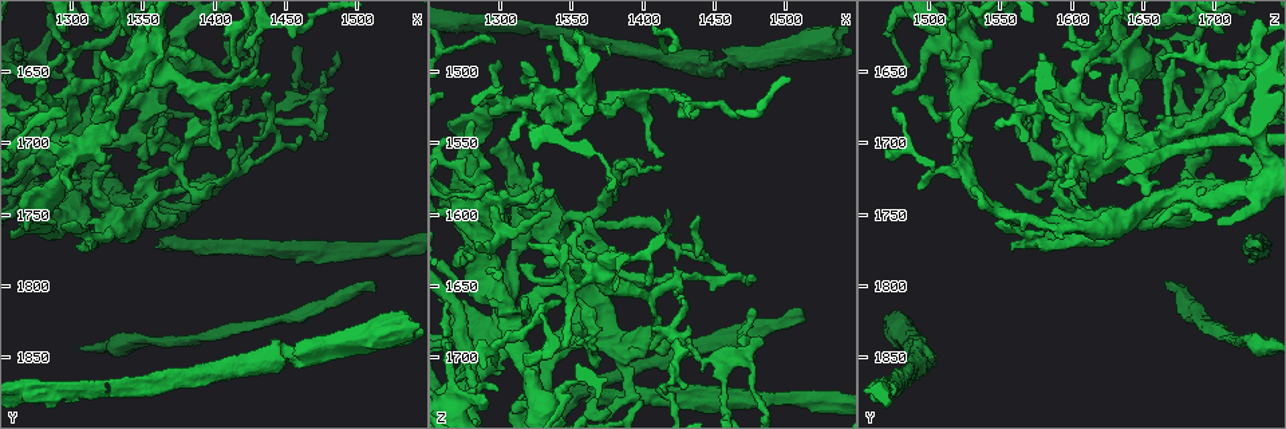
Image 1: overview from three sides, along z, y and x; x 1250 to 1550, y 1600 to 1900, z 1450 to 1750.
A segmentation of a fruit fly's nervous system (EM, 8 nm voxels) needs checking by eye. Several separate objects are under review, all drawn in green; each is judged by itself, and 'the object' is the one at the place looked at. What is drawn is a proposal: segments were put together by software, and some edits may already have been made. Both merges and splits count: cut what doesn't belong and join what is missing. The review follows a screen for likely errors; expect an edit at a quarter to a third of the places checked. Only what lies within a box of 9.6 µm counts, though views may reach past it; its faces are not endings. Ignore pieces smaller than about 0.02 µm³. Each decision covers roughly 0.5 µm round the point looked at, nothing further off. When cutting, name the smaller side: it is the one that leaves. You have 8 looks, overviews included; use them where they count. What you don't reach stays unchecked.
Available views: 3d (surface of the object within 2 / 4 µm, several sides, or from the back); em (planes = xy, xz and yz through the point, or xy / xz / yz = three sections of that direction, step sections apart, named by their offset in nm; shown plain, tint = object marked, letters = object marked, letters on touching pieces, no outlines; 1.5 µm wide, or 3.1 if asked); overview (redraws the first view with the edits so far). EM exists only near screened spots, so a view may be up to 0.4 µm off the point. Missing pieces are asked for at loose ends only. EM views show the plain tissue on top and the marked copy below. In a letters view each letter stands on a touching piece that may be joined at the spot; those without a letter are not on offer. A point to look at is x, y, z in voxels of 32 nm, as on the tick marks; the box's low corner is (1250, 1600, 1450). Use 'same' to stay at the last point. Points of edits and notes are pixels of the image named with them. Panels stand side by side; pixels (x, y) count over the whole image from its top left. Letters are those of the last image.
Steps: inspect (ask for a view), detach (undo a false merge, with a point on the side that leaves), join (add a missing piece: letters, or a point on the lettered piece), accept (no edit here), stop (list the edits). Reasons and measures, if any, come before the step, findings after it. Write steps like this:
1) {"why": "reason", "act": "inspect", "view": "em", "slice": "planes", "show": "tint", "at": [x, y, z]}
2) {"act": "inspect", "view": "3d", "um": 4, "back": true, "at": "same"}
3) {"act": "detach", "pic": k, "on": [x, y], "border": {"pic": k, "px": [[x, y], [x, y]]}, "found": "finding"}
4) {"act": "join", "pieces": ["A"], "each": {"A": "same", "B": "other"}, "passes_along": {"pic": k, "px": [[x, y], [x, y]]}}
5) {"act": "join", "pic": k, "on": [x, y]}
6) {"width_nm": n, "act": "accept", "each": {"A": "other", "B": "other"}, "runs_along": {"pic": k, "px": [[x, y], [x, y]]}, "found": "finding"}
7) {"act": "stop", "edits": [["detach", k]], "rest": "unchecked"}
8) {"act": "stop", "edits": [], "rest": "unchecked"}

{"why": "abrupt turn", "act": "inspect", "view": "3d", "um": 4, "at": [1360, 1738, 1602]}

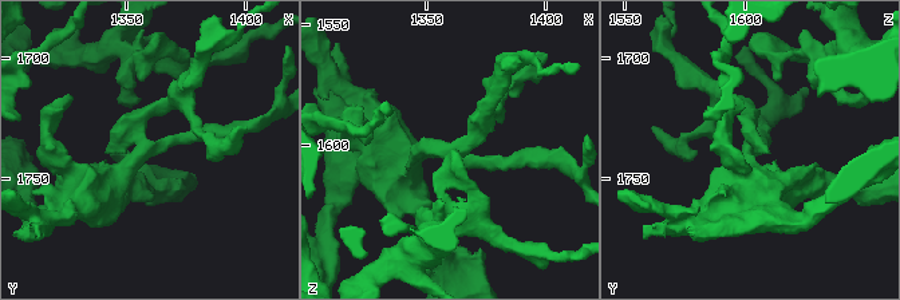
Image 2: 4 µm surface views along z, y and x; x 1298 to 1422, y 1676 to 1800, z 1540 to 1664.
{"act": "inspect", "view": "em", "slice": "planes", "show": "letters", "at": [1359, 1737, 1603]}

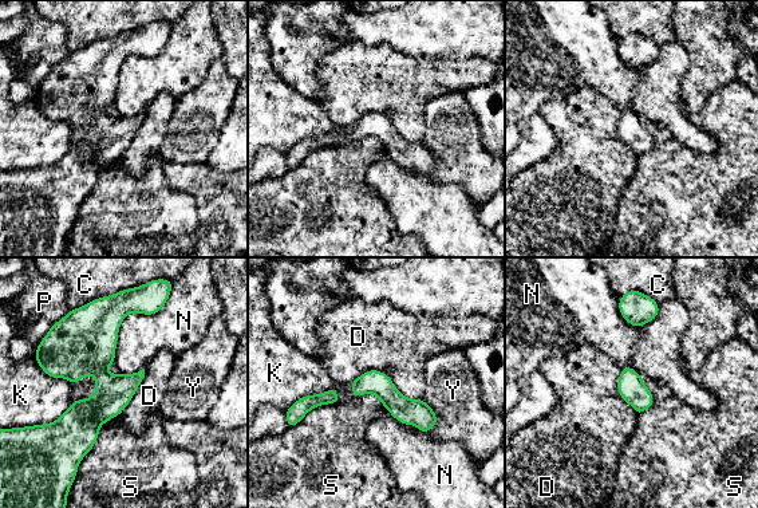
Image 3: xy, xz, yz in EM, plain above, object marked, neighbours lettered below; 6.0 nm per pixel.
{"act": "accept", "each": {"C": "other", "D": "other", "K": "other", "N": "other", "P": "other", "S": "other", "Y": "other"}, "runs_along": {"pic": 3, "px": [[113, 306], [78, 455]]}, "found": "all the same neuron"}

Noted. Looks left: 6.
{"act": "inspect", "view": "em", "slice": "planes", "show": "letters", "at": [1408, 1646, 1696]}

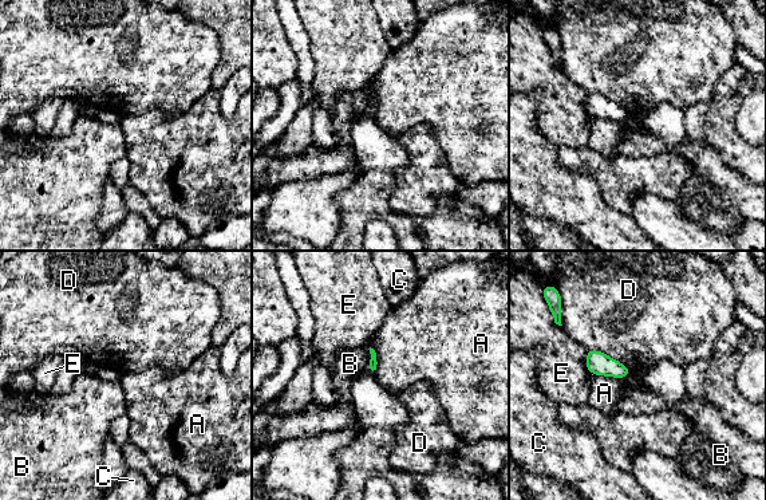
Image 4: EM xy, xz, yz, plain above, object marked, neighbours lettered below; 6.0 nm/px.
{"act": "accept", "each": {"A": "other", "B": "other", "C": "other", "D": "other", "E": "other"}, "border": {"pic": 4, "px": [[631, 373], [624, 377], [591, 374]]}, "found": "none of them fits"}

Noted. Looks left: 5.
{"why": "thin end", "act": "inspect", "view": "em", "slice": "xy", "step": 4, "show": "letters", "at": [1342, 1666, 1476]}

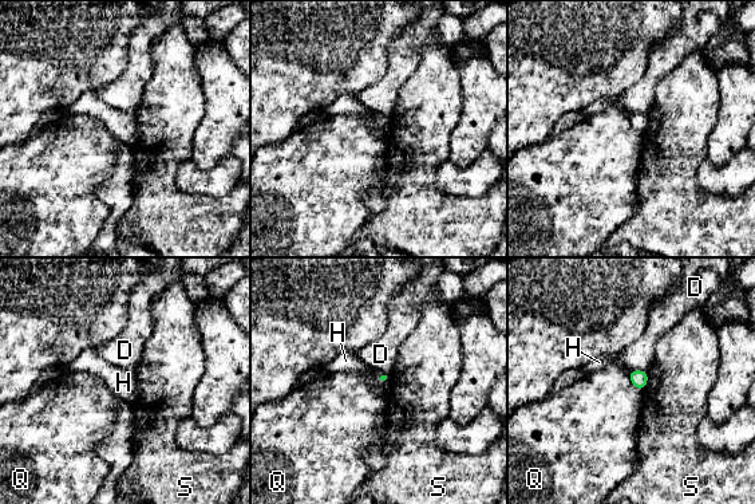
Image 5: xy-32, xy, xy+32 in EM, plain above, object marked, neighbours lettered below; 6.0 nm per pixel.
{"act": "accept", "each": {"D": "other", "H": "other", "Q": "other", "S": "other"}, "border": {"pic": 5, "px": [[628, 371], [629, 381], [640, 390]]}, "found": "no lettered piece goes on from it"}

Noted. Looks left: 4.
{"act": "stop", "edits": [], "rest": "unchecked"}

